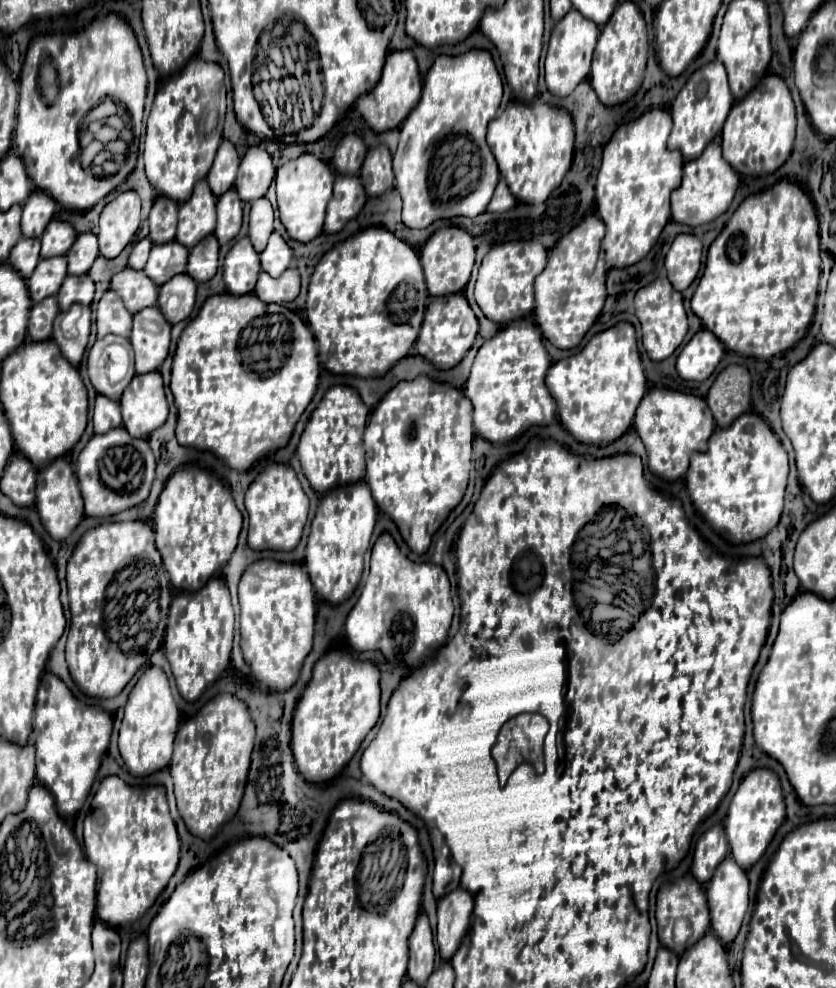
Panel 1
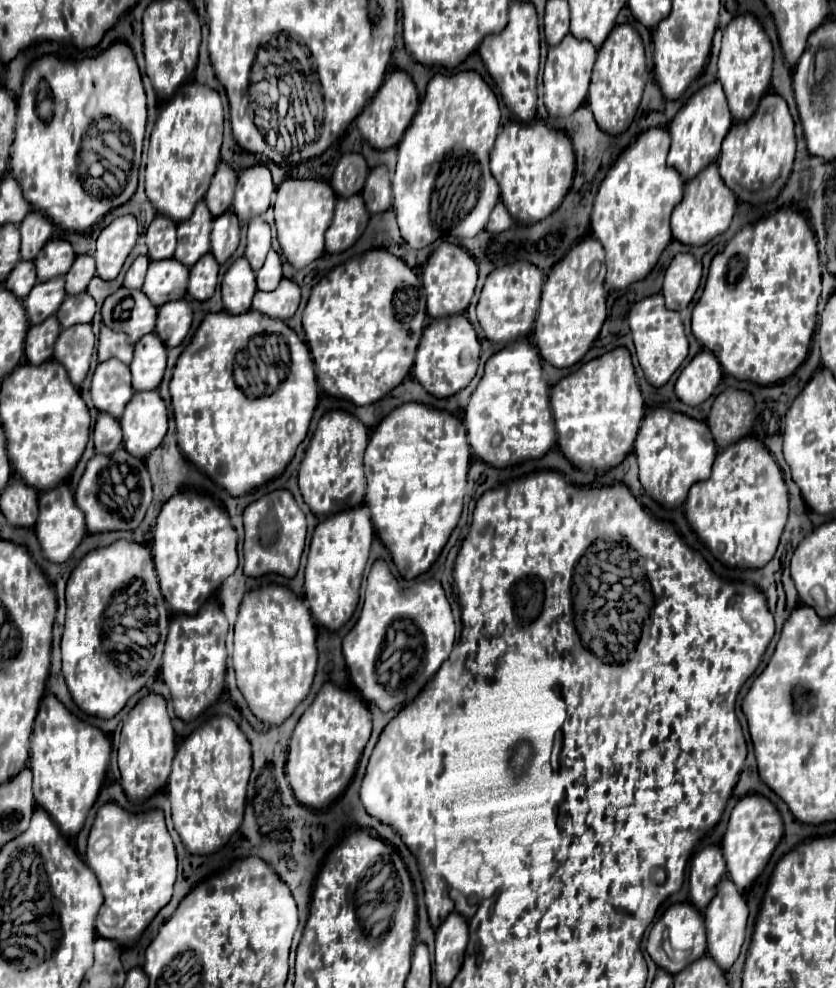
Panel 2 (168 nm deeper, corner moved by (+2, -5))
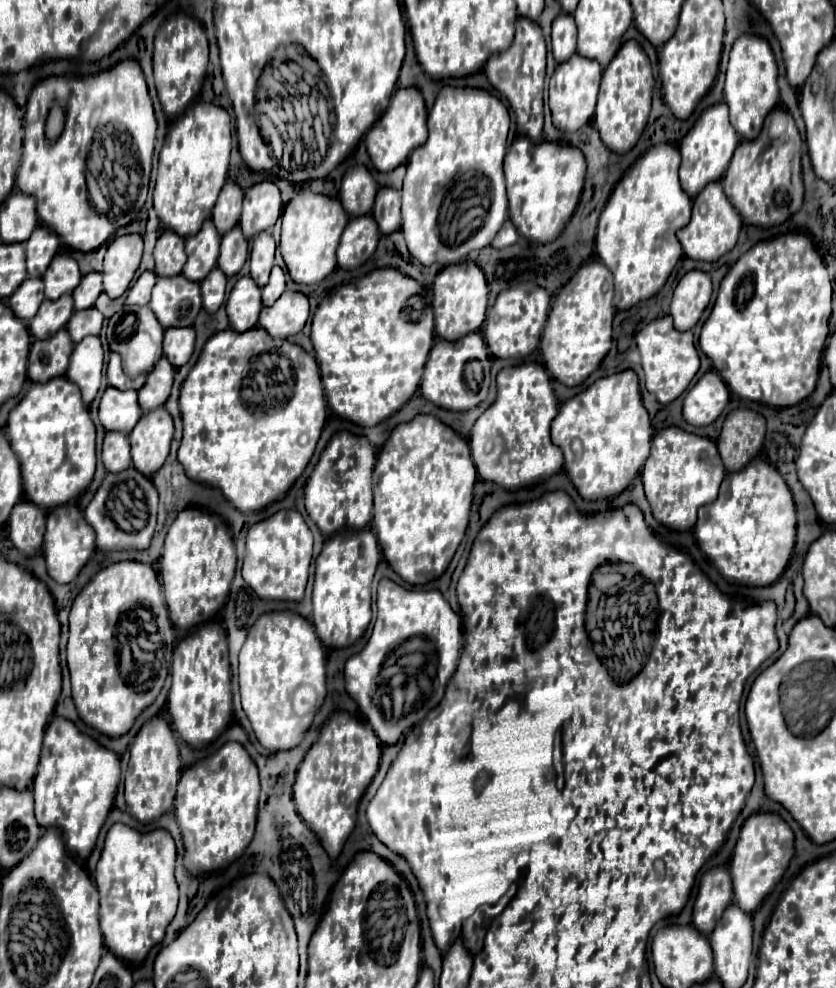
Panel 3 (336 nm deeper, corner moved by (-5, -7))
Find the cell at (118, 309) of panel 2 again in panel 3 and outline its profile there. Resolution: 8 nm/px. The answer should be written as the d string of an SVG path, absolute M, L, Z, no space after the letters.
M124 305L120 313L112 315L108 321L108 345L110 351L118 353L124 363L124 373L130 379L136 379L136 375L148 375L152 367L156 365L156 359L162 357L162 339L164 339L164 329L158 323L156 315L148 305L138 307L138 305Z

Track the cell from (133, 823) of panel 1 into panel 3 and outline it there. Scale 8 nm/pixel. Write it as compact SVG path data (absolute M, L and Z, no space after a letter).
M116 823L108 831L94 881L100 893L100 929L104 943L118 959L140 963L154 945L162 943L178 905L174 863L176 845L164 829L138 833L128 825Z

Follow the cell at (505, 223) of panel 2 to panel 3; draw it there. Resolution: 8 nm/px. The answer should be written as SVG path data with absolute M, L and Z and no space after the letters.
M508 219L508 221L504 223L504 227L498 231L496 239L492 241L492 247L496 247L496 249L504 249L504 247L514 245L516 239L518 239L518 231L516 231L516 227L512 227L512 221Z

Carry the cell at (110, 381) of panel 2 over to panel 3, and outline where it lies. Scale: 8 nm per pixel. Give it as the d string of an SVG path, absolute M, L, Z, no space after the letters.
M108 387L100 401L100 423L106 431L118 431L128 435L138 423L142 409L138 405L136 391L118 391Z

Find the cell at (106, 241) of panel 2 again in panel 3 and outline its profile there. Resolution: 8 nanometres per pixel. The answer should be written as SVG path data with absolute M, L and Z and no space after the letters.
M122 235L108 243L104 257L104 293L110 299L120 297L134 279L134 273L140 267L142 259L142 237L140 235Z

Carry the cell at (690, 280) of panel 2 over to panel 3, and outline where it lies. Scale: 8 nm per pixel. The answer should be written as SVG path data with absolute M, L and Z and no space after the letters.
M702 271L686 273L674 289L670 315L678 331L690 331L702 317L712 299L710 277Z

